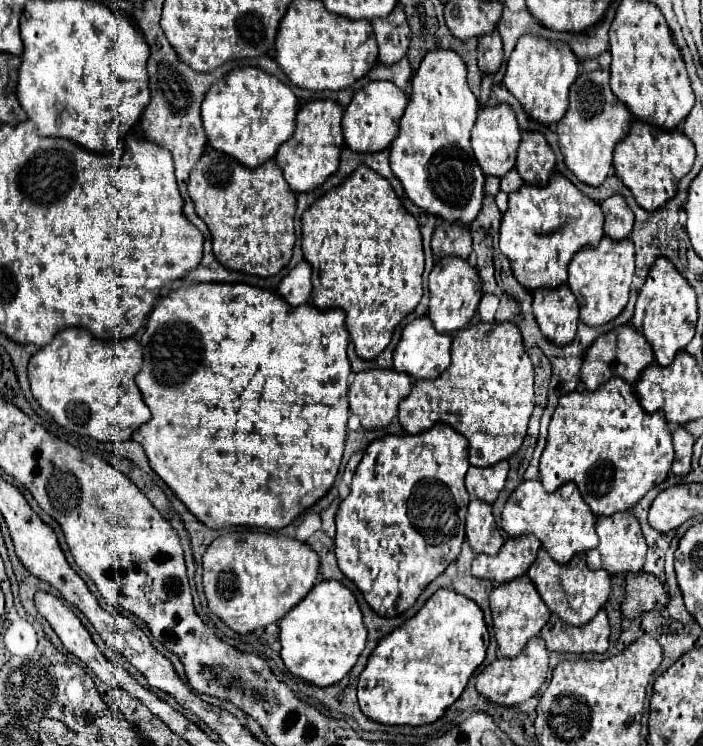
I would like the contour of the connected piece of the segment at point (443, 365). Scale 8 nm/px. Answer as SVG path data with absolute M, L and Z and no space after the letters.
M428 316L414 318L404 326L400 342L394 348L394 370L406 372L412 378L438 378L450 366L450 342L452 338L448 334L440 334L434 330Z

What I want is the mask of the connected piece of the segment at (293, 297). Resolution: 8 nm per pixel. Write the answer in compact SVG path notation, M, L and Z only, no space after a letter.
M304 260L300 264L296 264L288 276L280 282L278 292L280 296L290 304L290 306L300 306L304 302L310 302L310 292L312 292L312 268L310 264Z

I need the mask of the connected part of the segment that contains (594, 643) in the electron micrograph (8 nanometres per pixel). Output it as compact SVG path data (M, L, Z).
M600 610L600 614L596 614L596 618L584 626L566 624L556 614L552 614L540 636L544 638L548 650L554 652L602 654L610 646L610 624L604 610Z

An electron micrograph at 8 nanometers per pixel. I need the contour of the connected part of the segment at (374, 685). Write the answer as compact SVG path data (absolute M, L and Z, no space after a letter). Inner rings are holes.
M440 588L416 616L378 642L360 674L360 708L382 724L432 724L462 694L472 672L484 662L486 648L488 628L480 606L464 594Z

